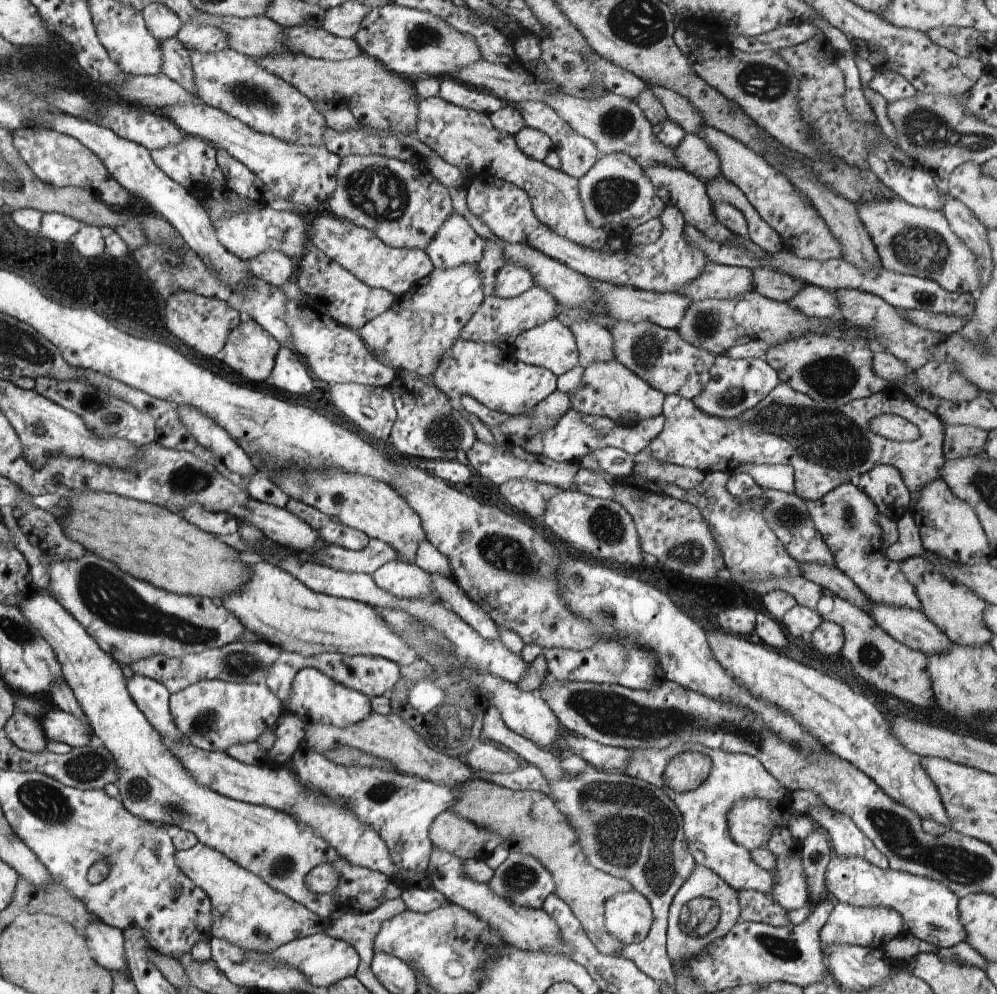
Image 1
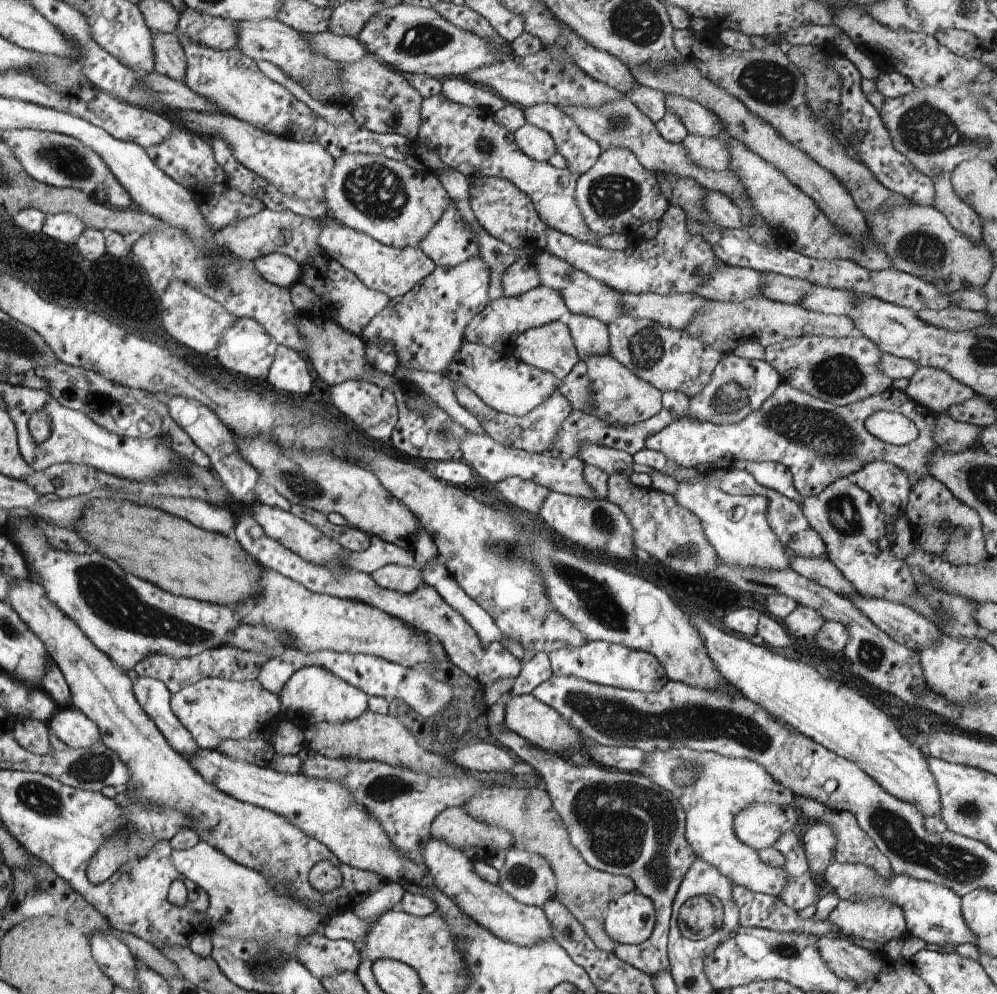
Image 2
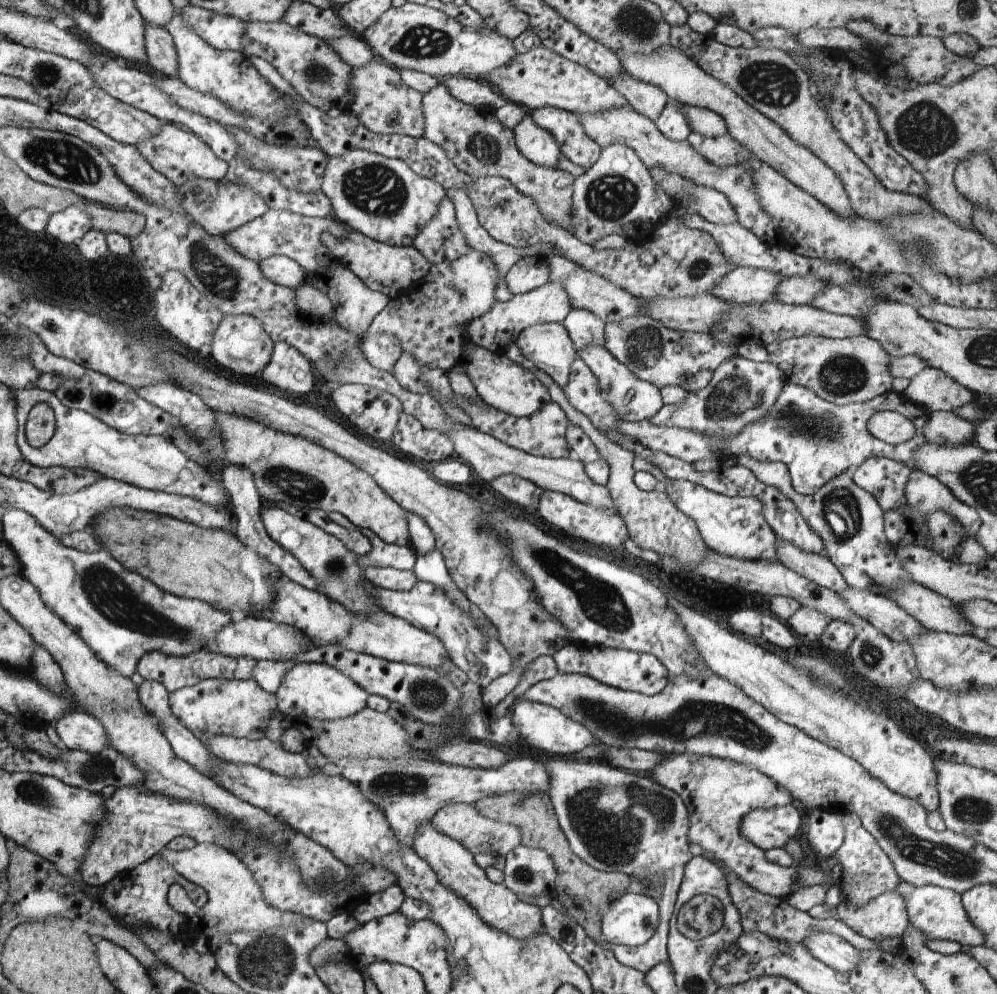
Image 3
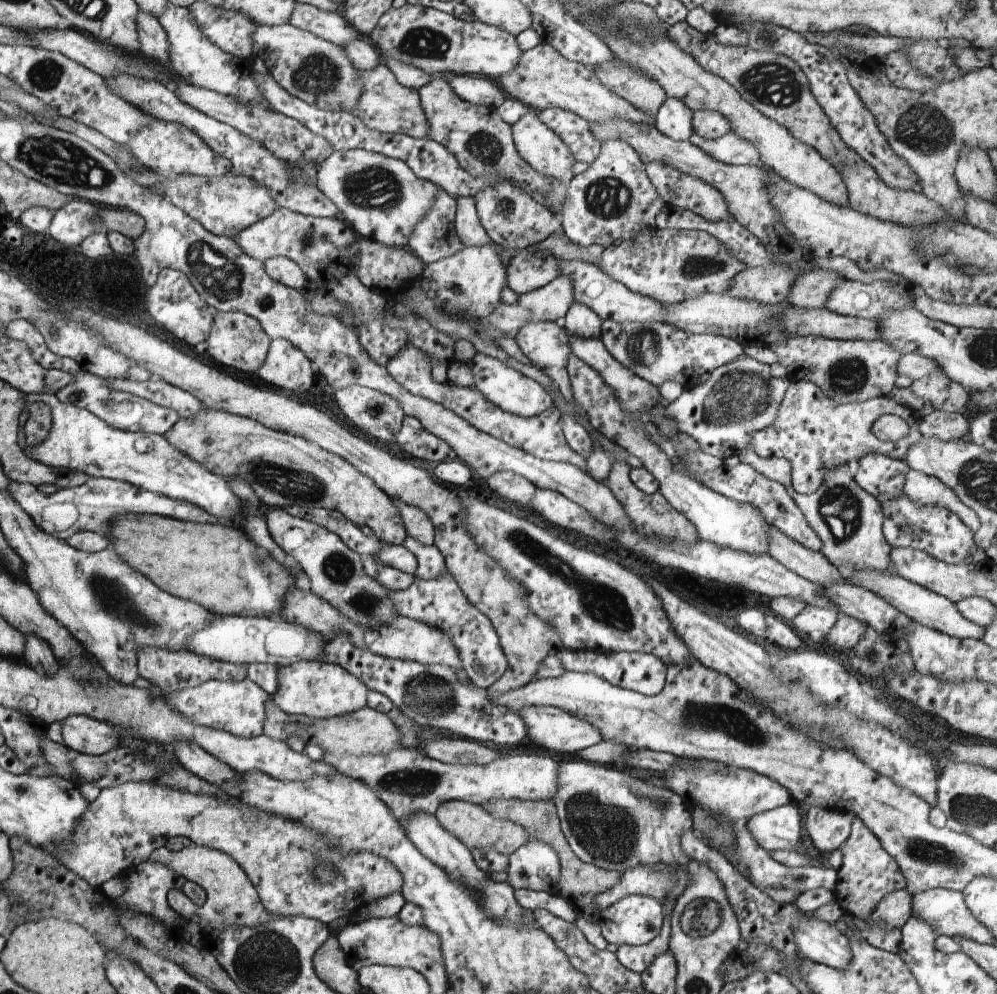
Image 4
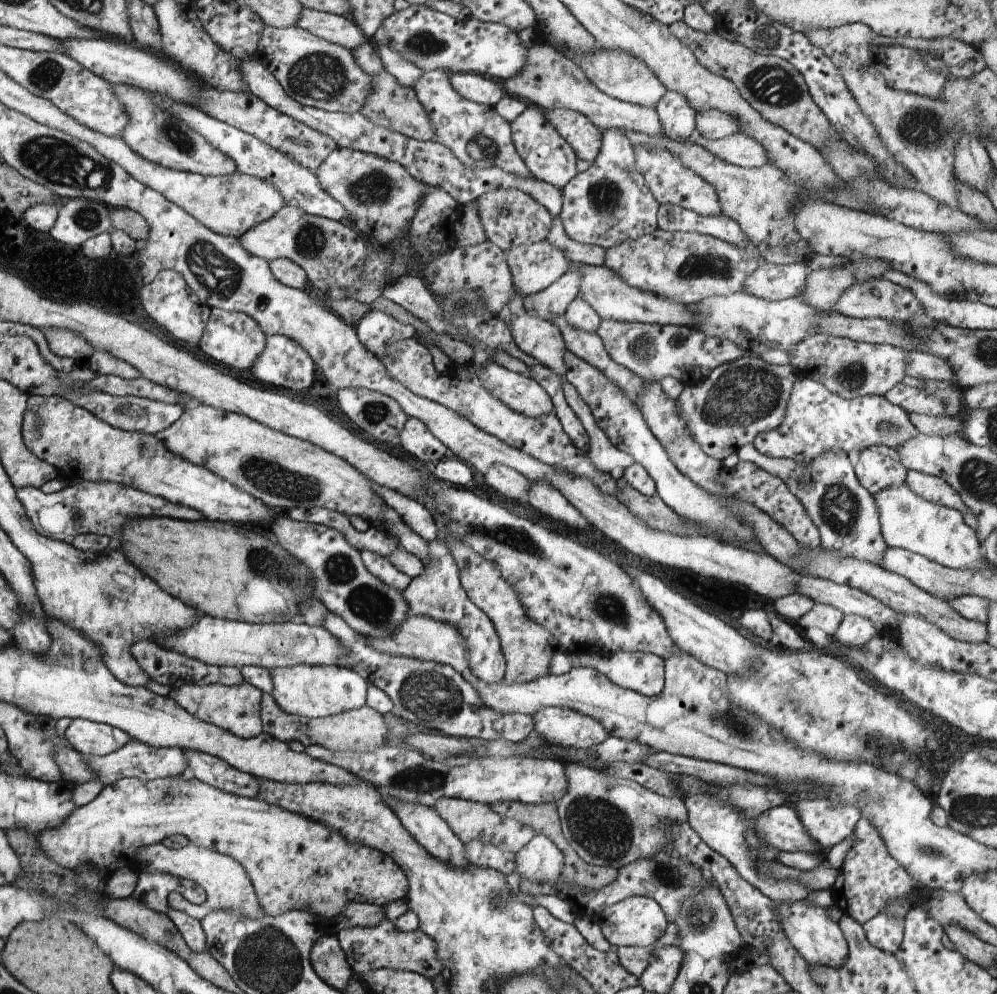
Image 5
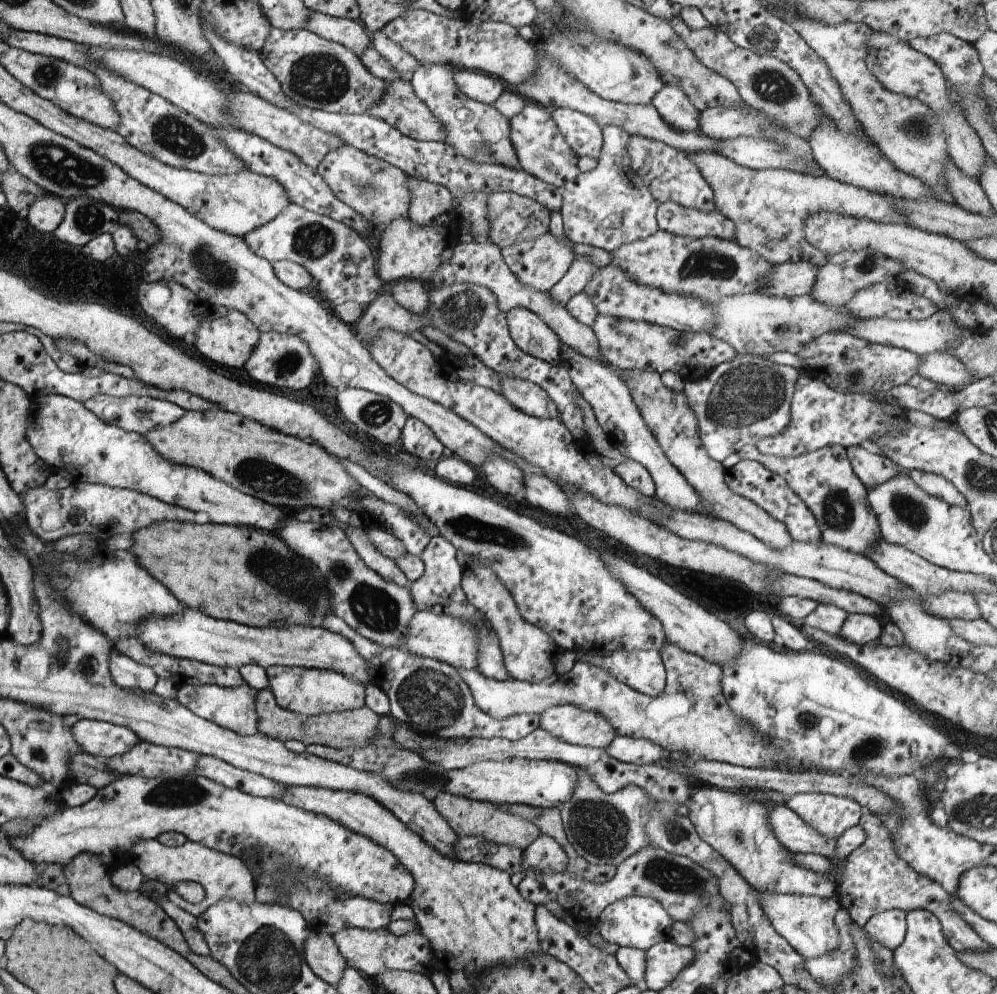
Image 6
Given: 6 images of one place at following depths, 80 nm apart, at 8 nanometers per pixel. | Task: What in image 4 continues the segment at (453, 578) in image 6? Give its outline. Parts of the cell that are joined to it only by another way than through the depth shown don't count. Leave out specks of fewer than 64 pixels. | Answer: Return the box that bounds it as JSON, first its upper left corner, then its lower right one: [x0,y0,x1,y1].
[387,570,508,689]

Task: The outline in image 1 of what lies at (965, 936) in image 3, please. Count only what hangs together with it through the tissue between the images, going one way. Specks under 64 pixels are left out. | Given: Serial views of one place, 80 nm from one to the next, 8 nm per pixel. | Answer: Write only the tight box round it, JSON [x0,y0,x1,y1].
[824,853,965,949]

